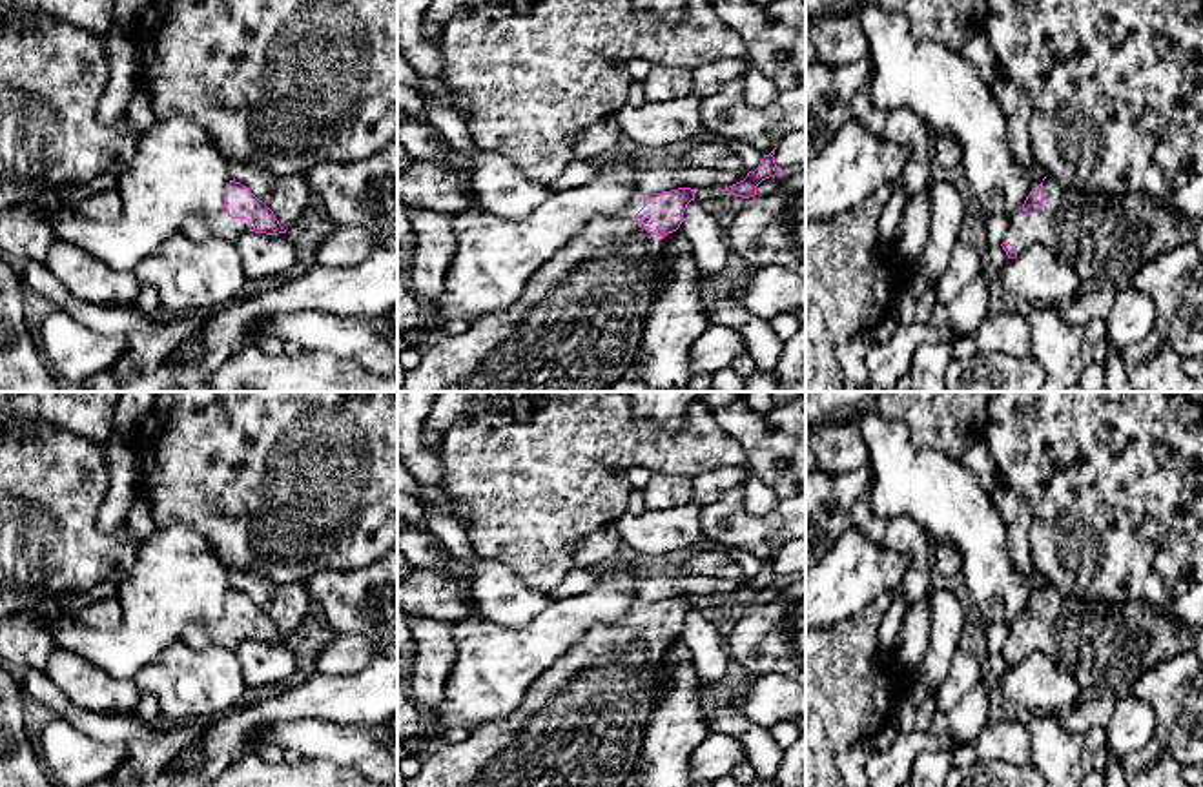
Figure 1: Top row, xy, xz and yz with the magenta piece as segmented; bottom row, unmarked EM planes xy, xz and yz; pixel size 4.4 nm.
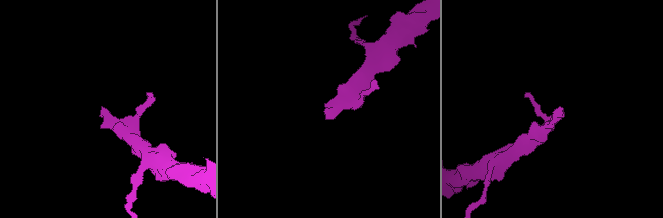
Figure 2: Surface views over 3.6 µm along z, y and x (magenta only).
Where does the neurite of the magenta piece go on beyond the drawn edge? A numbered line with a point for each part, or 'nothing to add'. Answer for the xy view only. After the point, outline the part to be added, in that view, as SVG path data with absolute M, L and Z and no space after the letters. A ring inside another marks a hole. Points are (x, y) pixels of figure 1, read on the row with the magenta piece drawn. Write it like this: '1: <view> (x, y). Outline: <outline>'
1: xy (219, 226). Outline: M221 208L206 220L191 217L182 228L182 235L193 240L213 239L230 244L235 244L237 239L246 231L250 231L250 222L246 219L231 219L226 208Z

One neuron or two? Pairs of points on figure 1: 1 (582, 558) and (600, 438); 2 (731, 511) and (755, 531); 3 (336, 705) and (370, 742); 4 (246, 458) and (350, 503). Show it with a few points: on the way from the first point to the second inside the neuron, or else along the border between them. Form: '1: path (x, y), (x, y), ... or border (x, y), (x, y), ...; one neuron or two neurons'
1: border (611, 523), (578, 541), (573, 565); two neurons
2: path (737, 516), (750, 529); one neuron
3: border (312, 716), (338, 724), (378, 724); two neurons
4: path (272, 483), (292, 503), (325, 503); one neuron

